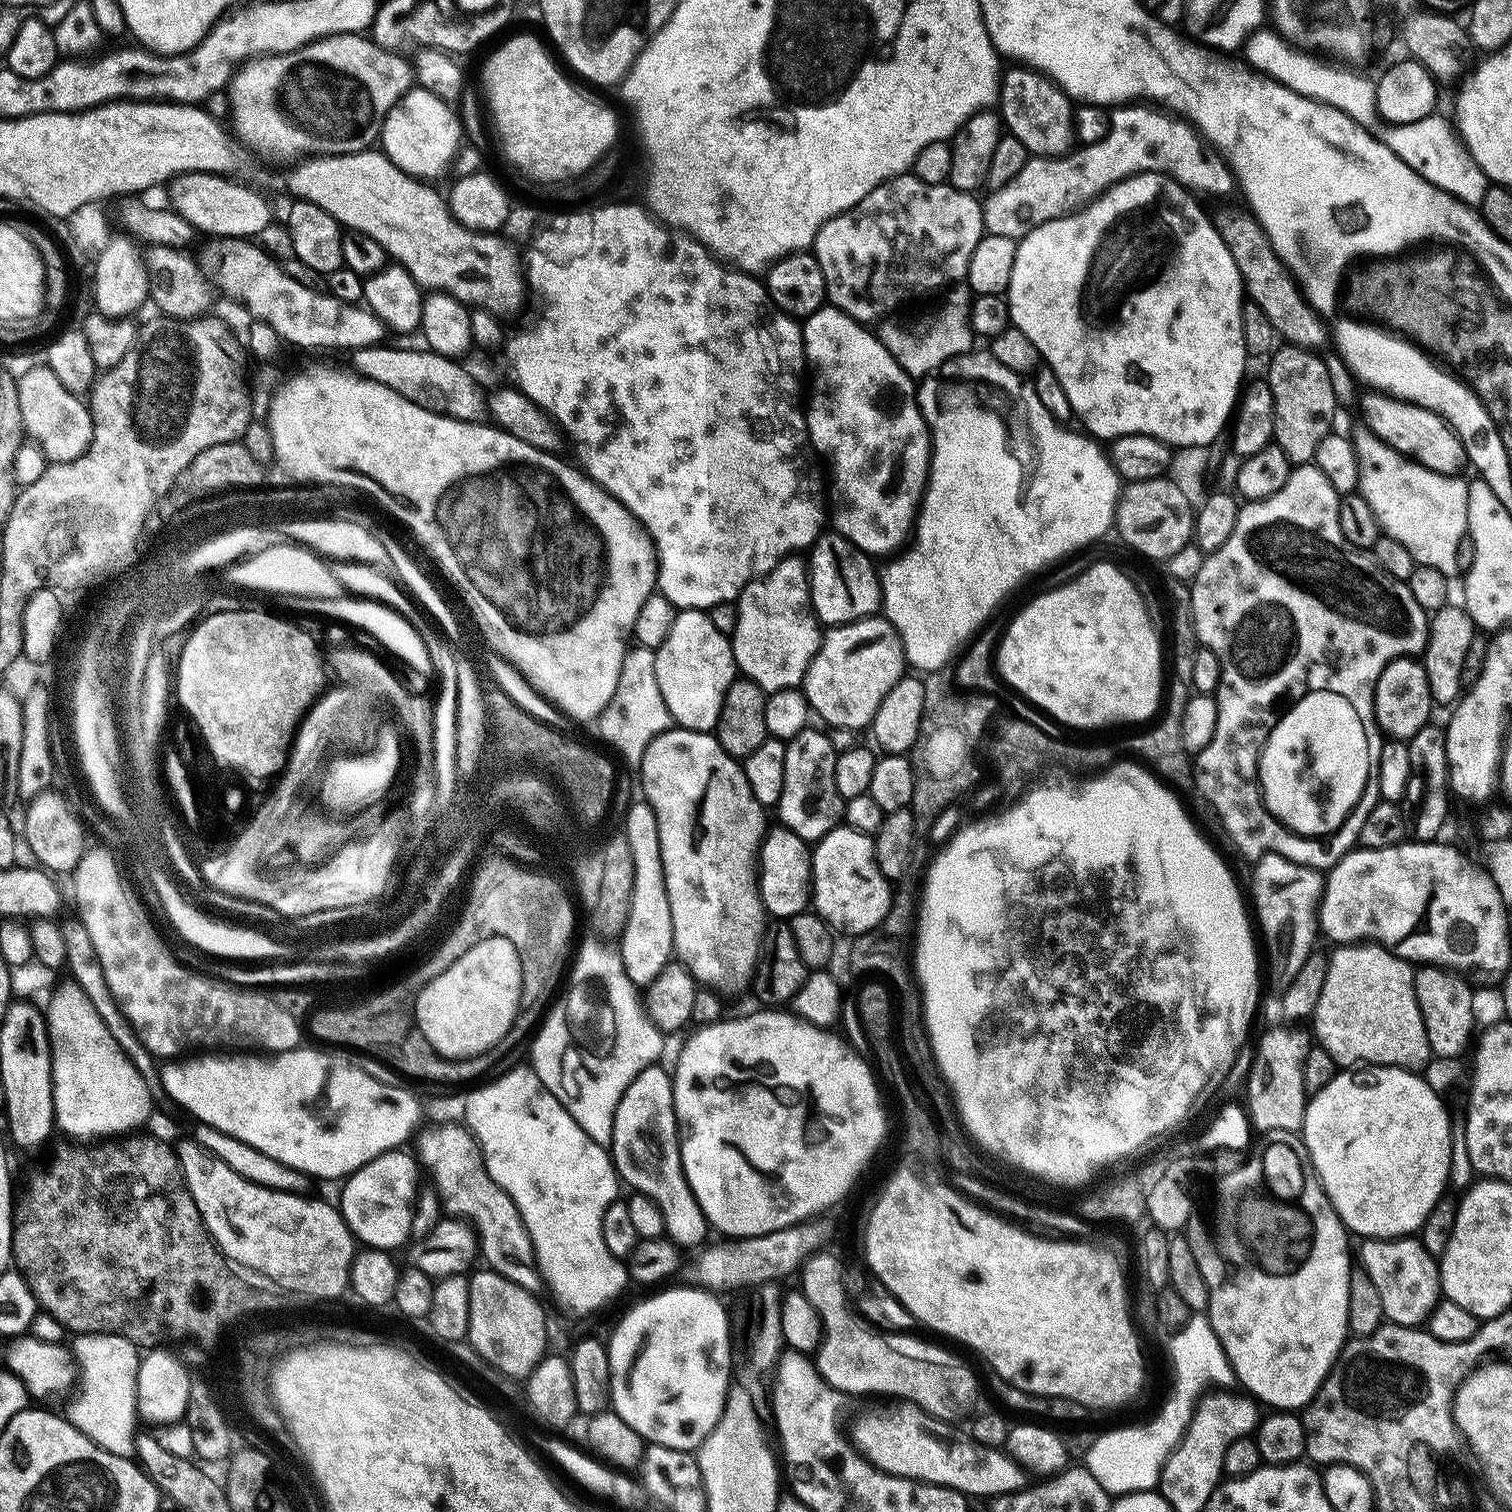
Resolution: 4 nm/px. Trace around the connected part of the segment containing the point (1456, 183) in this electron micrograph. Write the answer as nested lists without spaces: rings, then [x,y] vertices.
[[[1433,114],[1418,122],[1397,125],[1389,129],[1387,135],[1385,134],[1385,143],[1390,150],[1398,154],[1398,158],[1402,158],[1402,162],[1406,162],[1406,166],[1410,166],[1410,170],[1416,172],[1433,187],[1440,188],[1463,204],[1478,206],[1488,192],[1490,181],[1450,128],[1448,133],[1447,126],[1439,116]]]

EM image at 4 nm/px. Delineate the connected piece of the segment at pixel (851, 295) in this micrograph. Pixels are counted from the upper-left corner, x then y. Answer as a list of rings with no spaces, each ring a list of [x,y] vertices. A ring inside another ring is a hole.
[[[911,174],[895,176],[870,190],[862,202],[826,222],[812,243],[811,251],[818,266],[822,266],[822,278],[826,278],[827,303],[861,324],[872,326],[875,320],[884,320],[907,304],[928,300],[955,284],[963,285],[968,279],[970,254],[986,235],[984,210],[976,198],[949,183],[922,182]],[[955,252],[956,260],[948,260]]]

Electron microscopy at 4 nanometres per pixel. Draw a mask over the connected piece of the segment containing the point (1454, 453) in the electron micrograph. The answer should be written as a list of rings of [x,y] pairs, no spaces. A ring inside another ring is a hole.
[[[1368,390],[1366,392],[1367,393],[1365,394],[1365,396],[1362,397],[1360,400],[1360,412],[1362,415],[1364,415],[1365,422],[1368,423],[1367,431],[1371,433],[1371,435],[1378,437],[1378,439],[1381,440],[1382,443],[1389,444],[1389,446],[1391,446],[1391,448],[1395,452],[1400,452],[1401,454],[1403,454],[1403,456],[1407,456],[1408,459],[1415,460],[1417,464],[1426,466],[1427,468],[1429,468],[1430,470],[1434,470],[1435,472],[1440,472],[1444,476],[1457,475],[1457,473],[1461,471],[1459,468],[1462,466],[1465,467],[1466,457],[1464,454],[1464,447],[1462,446],[1462,442],[1459,440],[1459,438],[1456,437],[1455,432],[1453,432],[1452,429],[1449,428],[1447,424],[1445,424],[1442,417],[1440,417],[1438,414],[1434,414],[1430,410],[1426,410],[1422,406],[1418,406],[1417,404],[1410,404],[1406,400],[1398,400],[1395,396],[1389,396],[1377,390]]]

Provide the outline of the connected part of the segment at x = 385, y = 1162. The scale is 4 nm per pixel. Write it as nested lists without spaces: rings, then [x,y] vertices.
[[[408,1150],[384,1152],[363,1164],[343,1181],[338,1207],[361,1245],[372,1250],[393,1250],[412,1236],[412,1205],[416,1203],[418,1160]]]

